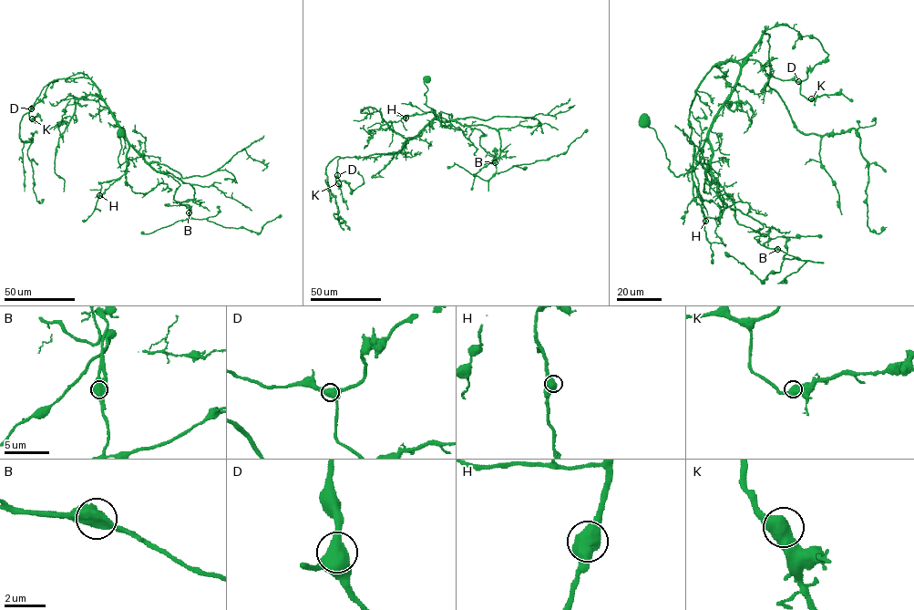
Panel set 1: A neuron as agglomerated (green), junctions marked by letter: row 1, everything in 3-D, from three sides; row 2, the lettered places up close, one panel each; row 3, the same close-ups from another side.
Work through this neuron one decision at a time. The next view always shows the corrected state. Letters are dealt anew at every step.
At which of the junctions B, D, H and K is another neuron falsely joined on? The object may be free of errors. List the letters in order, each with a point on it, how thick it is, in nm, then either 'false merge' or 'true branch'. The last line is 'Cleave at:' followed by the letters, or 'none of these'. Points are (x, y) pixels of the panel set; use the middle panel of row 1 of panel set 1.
B: at (495, 162); 750 nm thick; false merge
D: at (337, 175); 650 nm thick; true branch
H: at (405, 118); 700 nm thick; true branch
K: at (338, 183); 700 nm thick; true branch
Cleave at: B

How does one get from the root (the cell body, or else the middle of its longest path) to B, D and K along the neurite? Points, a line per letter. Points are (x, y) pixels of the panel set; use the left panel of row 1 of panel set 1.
B: (120, 131), (120, 167), (128, 147), (132, 147), (154, 170), (179, 182), (173, 199), (189, 204), (189, 212)
D: (120, 131), (120, 167), (126, 160), (128, 140), (88, 78), (53, 80), (43, 87), (31, 108)
K: (120, 131), (120, 167), (127, 139), (97, 86), (83, 77), (49, 82), (31, 106), (32, 118)

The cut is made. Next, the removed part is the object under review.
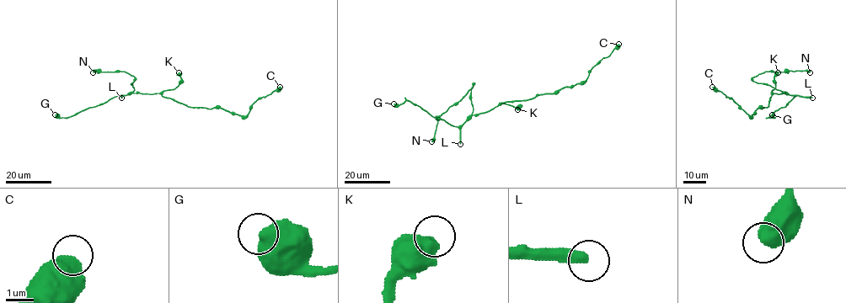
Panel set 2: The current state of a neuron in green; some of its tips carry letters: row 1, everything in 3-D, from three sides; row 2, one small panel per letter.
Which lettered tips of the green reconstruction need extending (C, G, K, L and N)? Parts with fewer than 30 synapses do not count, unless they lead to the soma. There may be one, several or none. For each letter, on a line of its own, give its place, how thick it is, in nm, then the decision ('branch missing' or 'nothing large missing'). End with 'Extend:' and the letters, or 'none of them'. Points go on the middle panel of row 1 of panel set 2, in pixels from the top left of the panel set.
C: (618, 44) | 700 nm | nothing large missing
G: (393, 103) | 700 nm | nothing large missing
K: (517, 109) | 650 nm | nothing large missing
L: (460, 144) | 380 nm | branch missing
N: (431, 141) | 650 nm | nothing large missing
Extend: L

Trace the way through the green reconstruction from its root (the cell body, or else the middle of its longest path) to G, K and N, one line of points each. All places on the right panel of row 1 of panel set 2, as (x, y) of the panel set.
G: (770, 97), (773, 93), (795, 96), (768, 117), (773, 117), (772, 114)
K: (770, 97), (775, 86), (774, 77), (778, 72)
N: (770, 97), (773, 93), (783, 92), (757, 83), (753, 81), (753, 77), (770, 71), (810, 72)

